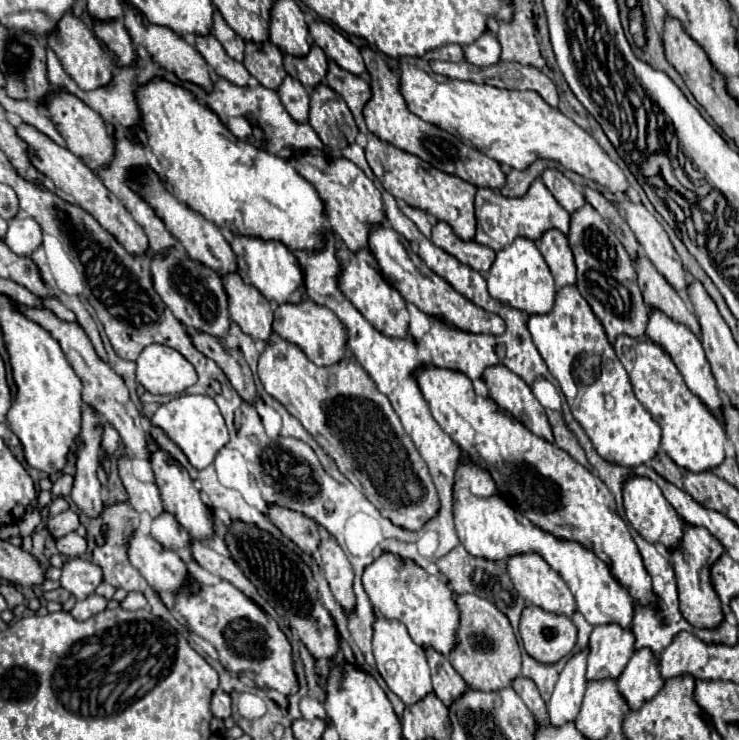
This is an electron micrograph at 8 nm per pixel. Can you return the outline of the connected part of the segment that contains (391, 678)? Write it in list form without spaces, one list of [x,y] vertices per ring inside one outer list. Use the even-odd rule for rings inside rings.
[[[382,616],[376,618],[374,624],[374,640],[372,640],[372,650],[376,658],[376,668],[388,688],[406,704],[416,704],[424,700],[432,692],[432,682],[430,682],[430,666],[426,660],[426,652],[422,646],[418,646],[404,624],[396,620],[386,620]]]

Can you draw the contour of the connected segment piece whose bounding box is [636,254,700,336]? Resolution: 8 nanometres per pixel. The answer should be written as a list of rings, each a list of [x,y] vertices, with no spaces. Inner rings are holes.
[[[642,254],[636,260],[636,272],[638,272],[638,284],[640,284],[646,306],[668,314],[674,322],[688,326],[696,336],[700,336],[698,318],[694,316],[686,300],[678,292],[674,292],[674,288],[670,288],[664,276]]]

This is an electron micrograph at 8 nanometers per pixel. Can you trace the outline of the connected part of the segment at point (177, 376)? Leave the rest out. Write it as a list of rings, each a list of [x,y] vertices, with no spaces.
[[[164,344],[146,346],[136,366],[136,382],[150,394],[182,394],[198,380],[194,366],[180,352]]]

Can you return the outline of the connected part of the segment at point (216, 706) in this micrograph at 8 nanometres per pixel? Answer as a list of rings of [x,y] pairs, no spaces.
[[[216,690],[212,696],[212,714],[216,718],[228,718],[230,716],[230,696],[224,690]]]

